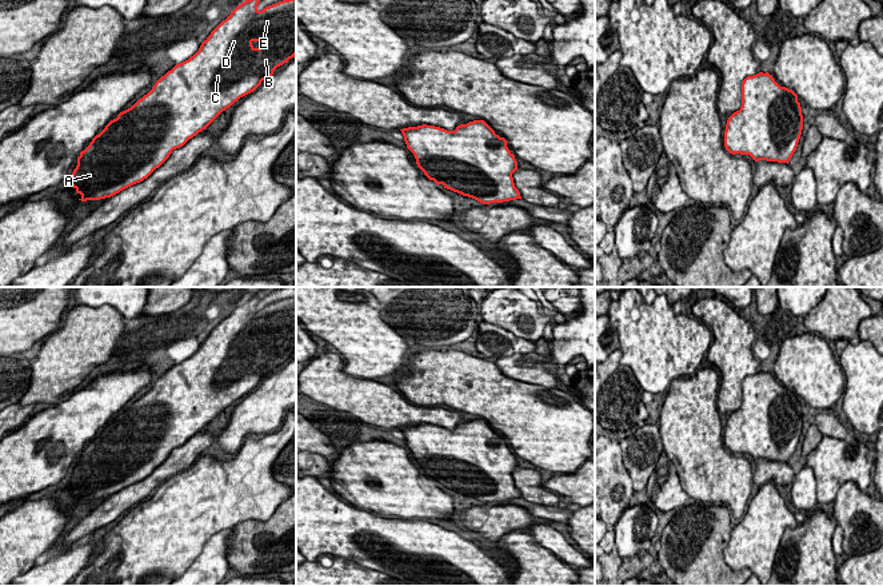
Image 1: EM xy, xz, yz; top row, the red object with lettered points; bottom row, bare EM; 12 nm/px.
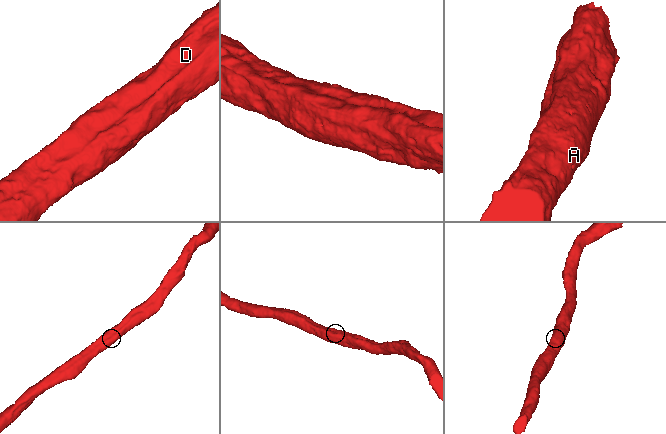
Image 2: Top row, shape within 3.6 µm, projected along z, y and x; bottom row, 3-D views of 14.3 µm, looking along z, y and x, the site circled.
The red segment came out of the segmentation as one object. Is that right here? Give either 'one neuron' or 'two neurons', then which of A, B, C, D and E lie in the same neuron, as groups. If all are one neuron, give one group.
one neuron; A B C D E

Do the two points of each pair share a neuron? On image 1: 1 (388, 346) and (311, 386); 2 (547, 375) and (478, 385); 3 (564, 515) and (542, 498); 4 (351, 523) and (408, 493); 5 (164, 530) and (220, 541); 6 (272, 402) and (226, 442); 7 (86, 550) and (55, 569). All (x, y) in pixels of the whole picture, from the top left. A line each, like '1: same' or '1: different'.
1: different
2: different
3: different
4: different
5: different
6: same
7: same

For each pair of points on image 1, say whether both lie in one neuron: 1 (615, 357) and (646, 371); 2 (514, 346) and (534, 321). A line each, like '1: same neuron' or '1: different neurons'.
1: different neurons
2: different neurons

